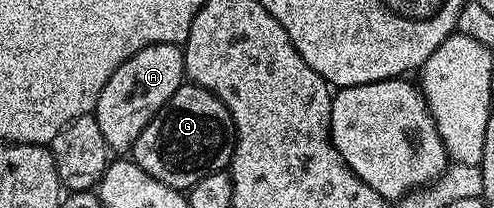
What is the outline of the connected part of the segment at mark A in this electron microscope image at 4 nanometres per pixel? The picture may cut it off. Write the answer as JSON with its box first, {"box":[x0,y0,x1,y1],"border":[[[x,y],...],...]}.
{"box":[92,43,186,153],"border":[[[157,43],[140,49],[112,77],[100,93],[92,112],[99,123],[109,150],[114,153],[126,153],[133,148],[136,137],[158,115],[158,111],[180,89],[186,79],[186,66],[182,56],[182,47],[177,43]]]}

